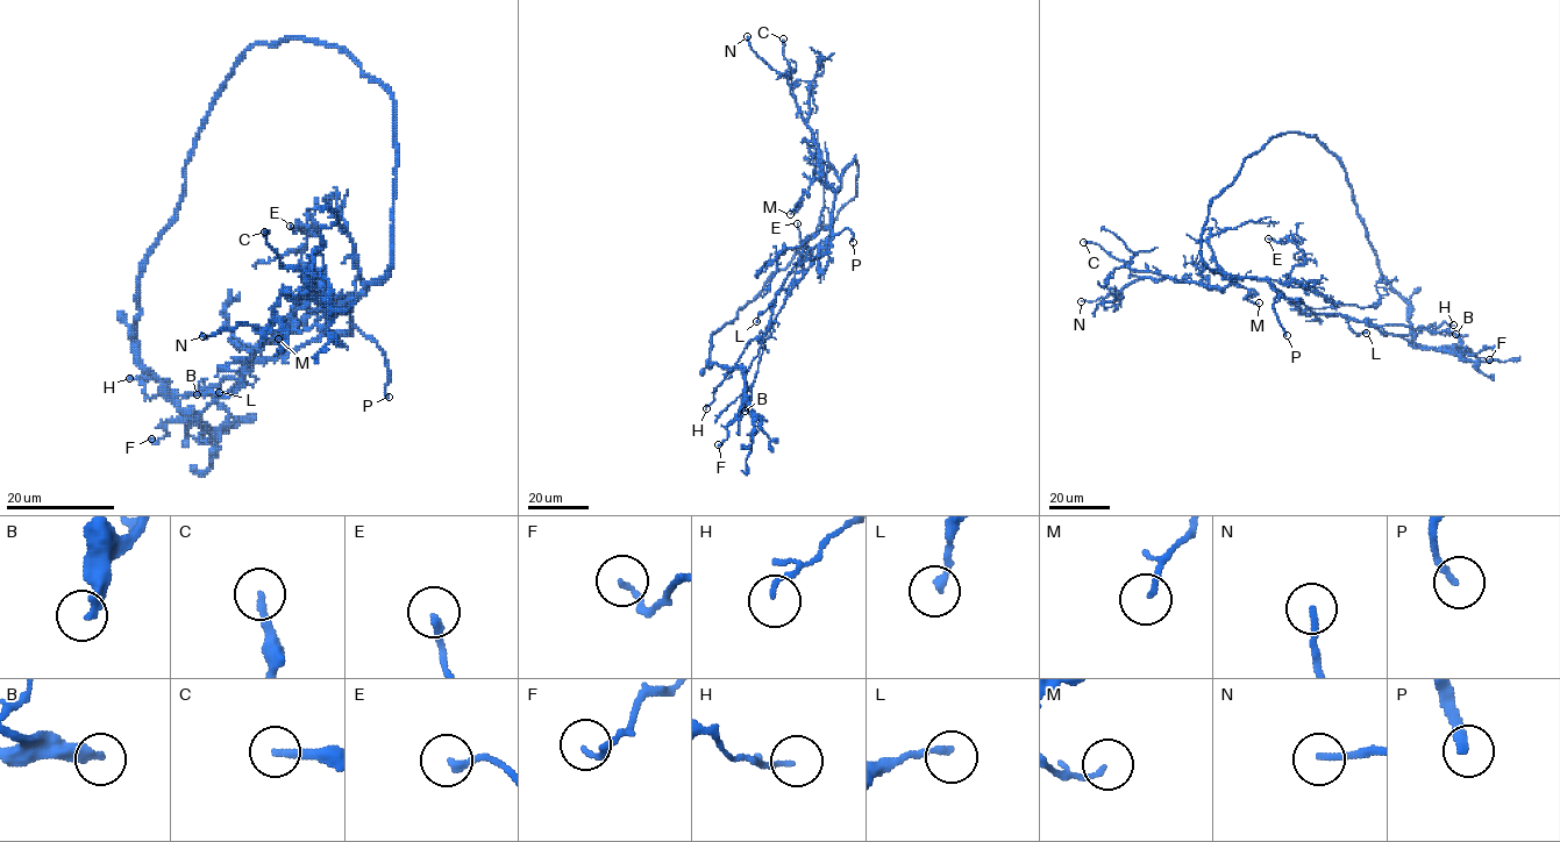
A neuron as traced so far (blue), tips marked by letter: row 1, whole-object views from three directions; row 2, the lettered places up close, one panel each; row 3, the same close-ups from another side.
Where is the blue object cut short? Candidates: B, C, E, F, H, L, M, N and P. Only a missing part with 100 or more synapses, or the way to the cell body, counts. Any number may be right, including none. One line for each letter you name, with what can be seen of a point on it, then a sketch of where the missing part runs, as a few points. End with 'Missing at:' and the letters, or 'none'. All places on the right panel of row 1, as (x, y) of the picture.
P: place (1287, 335); course (1287, 335), (1361, 394), (1438, 426), (1444, 435), (1438, 447), (1473, 461), (1494, 463), (1529, 489), (1539, 487)
Missing at: P

